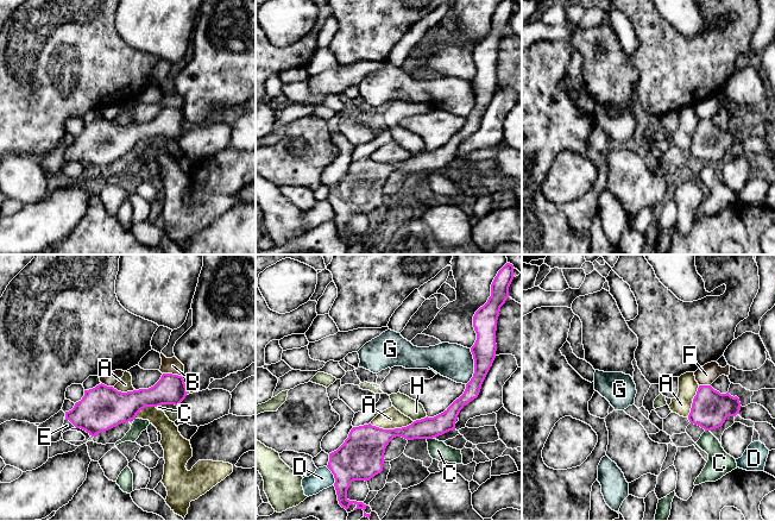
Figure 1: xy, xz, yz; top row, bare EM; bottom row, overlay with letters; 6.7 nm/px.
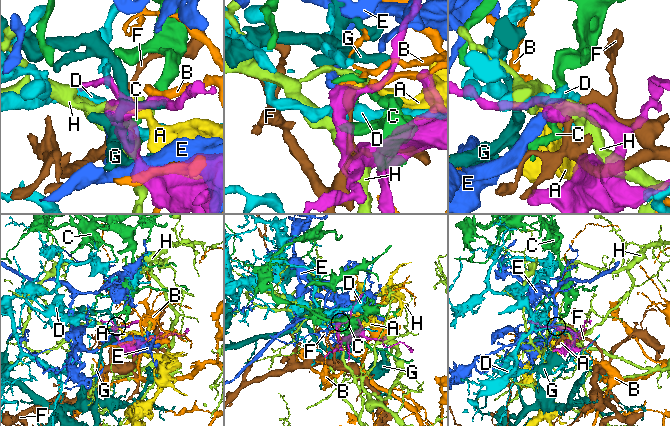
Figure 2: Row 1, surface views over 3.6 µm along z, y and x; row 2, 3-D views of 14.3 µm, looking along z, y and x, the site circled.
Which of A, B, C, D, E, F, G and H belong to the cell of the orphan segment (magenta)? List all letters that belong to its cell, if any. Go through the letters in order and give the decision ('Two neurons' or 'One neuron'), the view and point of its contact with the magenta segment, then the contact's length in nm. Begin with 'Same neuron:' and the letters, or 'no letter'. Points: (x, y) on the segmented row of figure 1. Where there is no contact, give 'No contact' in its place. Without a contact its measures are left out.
Same neuron: E
A: Two neurons. Touches magenta at xz (391, 430). Shared border 300 nm
B: Two neurons. Touches magenta at xy (172, 375). Shared border 130 nm
C: Two neurons. Touches magenta at xz (429, 438). Shared border 50 nm
D: Two neurons. Touches magenta at xz (334, 476). Shared border 140 nm
E: One neuron. Touches magenta at xy (70, 421). Shared border 100 nm
F: Two neurons. Touches magenta at xy (106, 385). Shared border 90 nm
G: Two neurons. Touches magenta at xz (474, 366). Shared border 260 nm
H: Two neurons. Touches magenta at xy (168, 403). Shared border 110 nm

